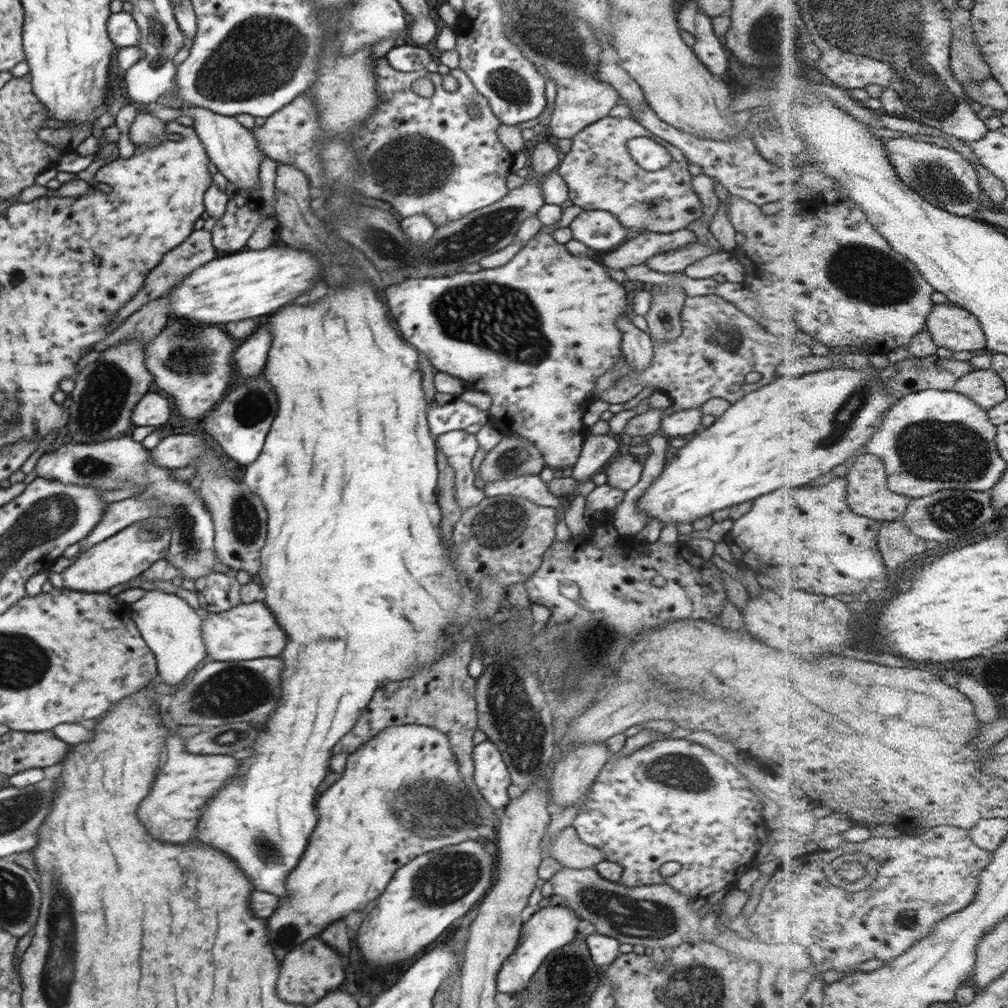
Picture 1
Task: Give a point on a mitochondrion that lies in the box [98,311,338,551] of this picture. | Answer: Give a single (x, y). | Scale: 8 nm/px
(252, 408)

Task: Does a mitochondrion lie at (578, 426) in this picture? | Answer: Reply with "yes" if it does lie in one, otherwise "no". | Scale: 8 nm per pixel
no

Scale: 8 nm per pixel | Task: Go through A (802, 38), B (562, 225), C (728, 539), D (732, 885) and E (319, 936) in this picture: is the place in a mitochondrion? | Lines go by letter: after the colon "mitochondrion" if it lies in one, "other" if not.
A: mitochondrion
B: other
C: other
D: other
E: other

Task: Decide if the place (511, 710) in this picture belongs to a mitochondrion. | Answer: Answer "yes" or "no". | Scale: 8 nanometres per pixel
yes

